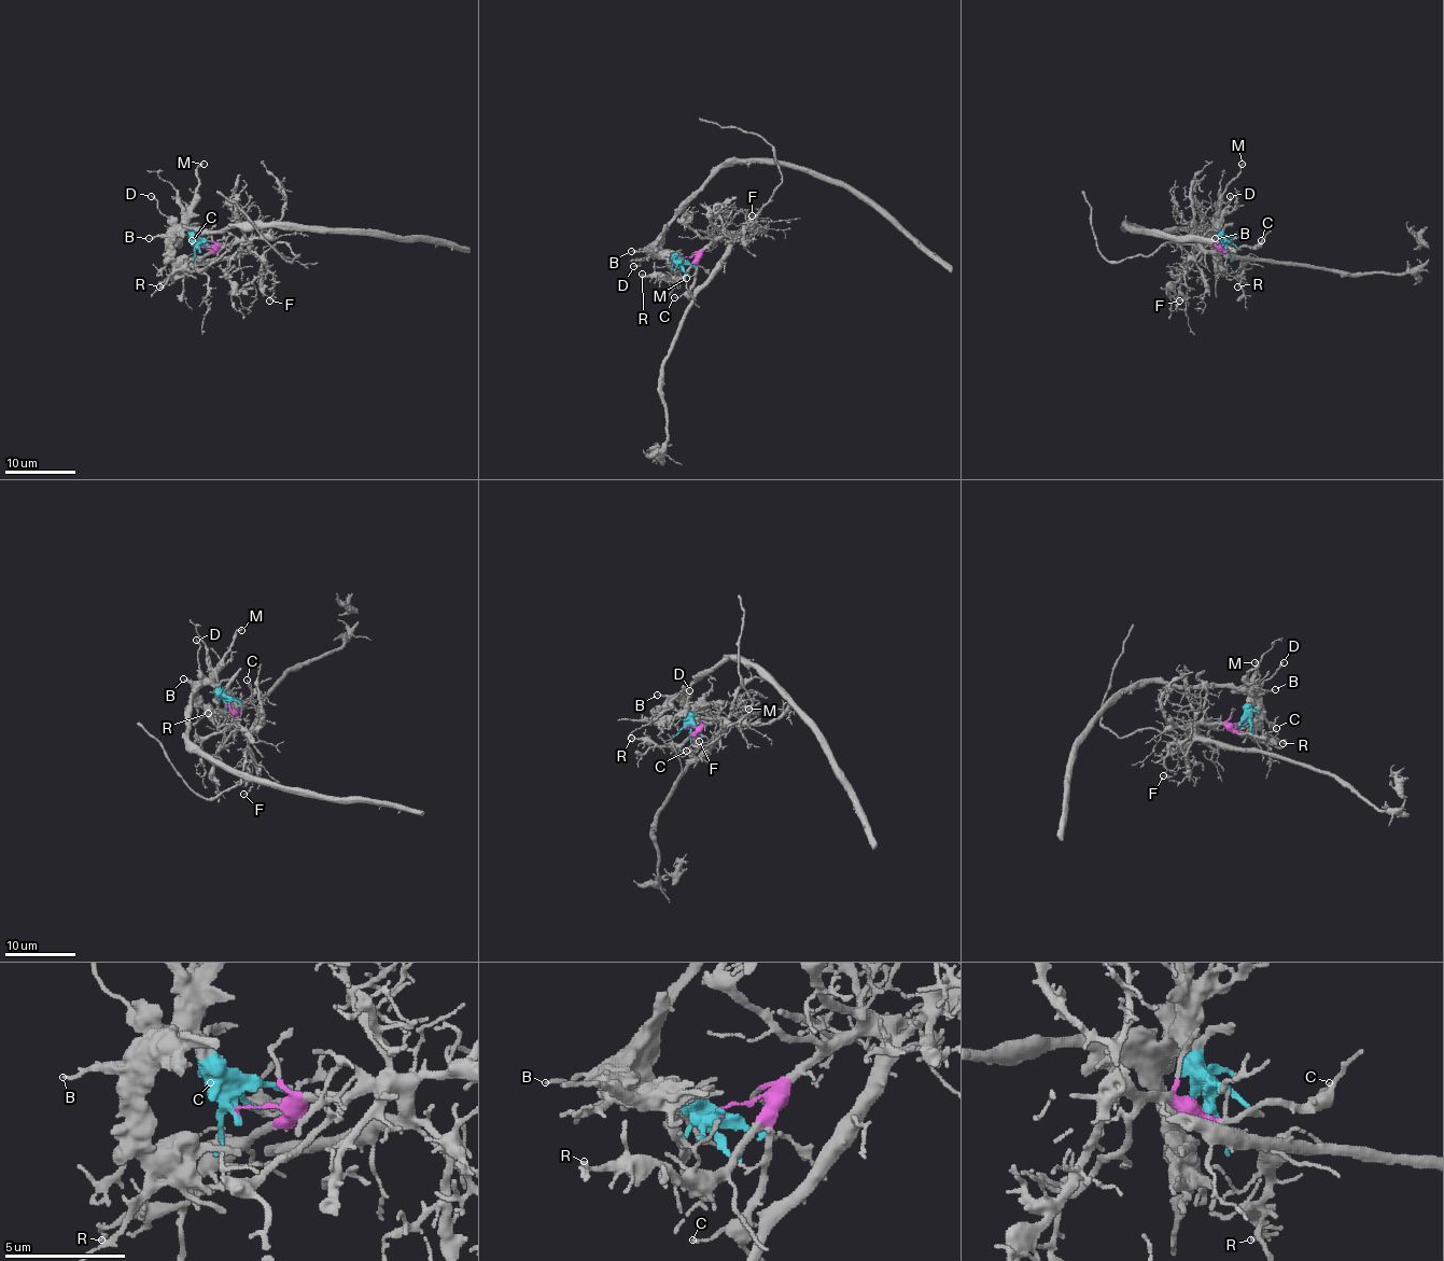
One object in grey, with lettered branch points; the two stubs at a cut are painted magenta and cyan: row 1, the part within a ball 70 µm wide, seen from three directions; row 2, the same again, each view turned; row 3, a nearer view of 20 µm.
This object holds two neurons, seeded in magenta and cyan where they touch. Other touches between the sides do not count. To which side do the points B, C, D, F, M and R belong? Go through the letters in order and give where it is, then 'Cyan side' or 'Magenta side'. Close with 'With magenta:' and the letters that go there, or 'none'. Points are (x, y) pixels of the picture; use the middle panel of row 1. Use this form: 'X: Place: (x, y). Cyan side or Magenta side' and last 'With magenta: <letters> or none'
B: Place: (631, 251). Cyan side
C: Place: (674, 297). Magenta side
D: Place: (633, 266). Cyan side
F: Place: (752, 215). Magenta side
M: Place: (686, 278). Cyan side
R: Place: (642, 274). Magenta side
With magenta: C, F, R

